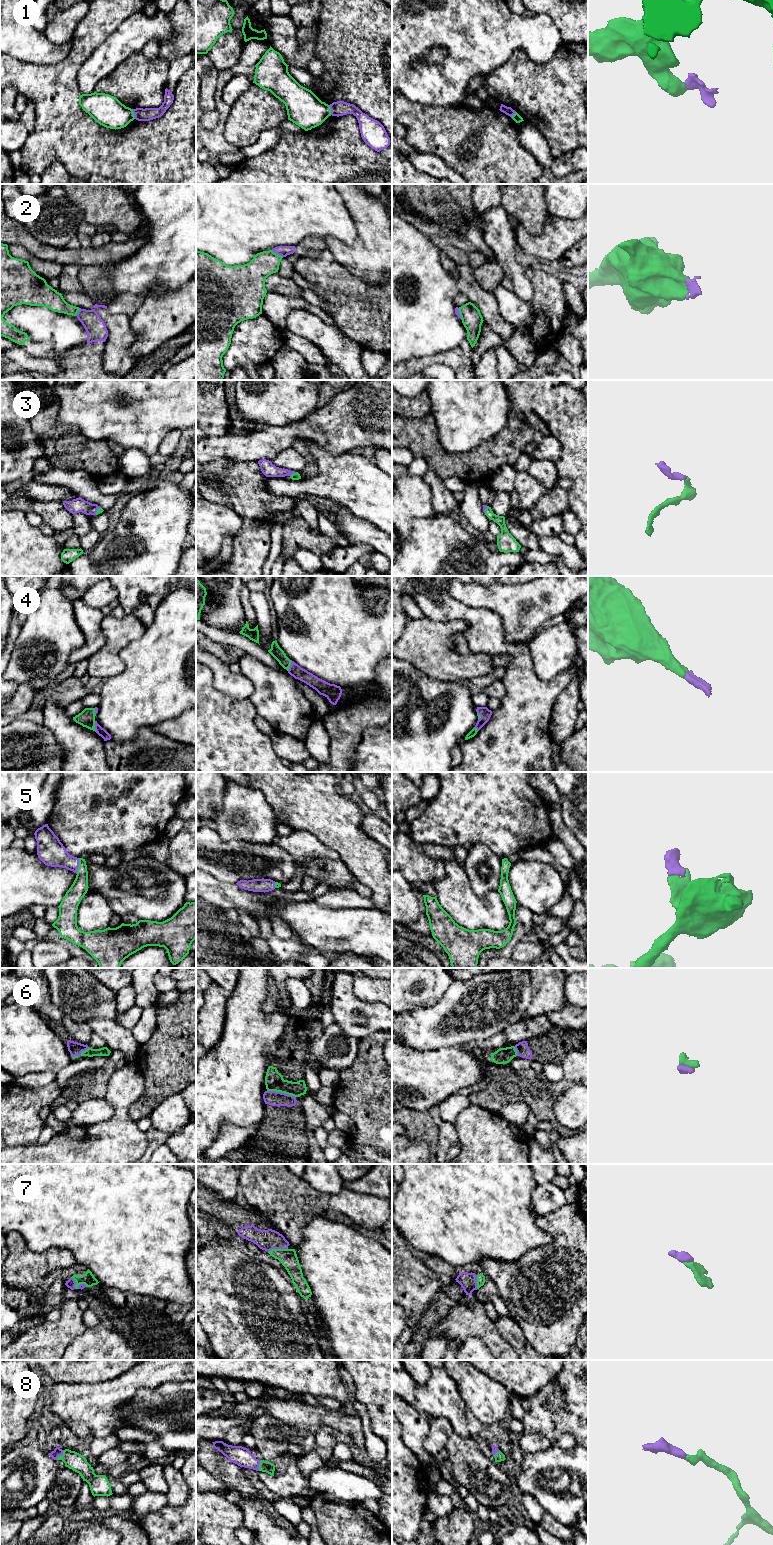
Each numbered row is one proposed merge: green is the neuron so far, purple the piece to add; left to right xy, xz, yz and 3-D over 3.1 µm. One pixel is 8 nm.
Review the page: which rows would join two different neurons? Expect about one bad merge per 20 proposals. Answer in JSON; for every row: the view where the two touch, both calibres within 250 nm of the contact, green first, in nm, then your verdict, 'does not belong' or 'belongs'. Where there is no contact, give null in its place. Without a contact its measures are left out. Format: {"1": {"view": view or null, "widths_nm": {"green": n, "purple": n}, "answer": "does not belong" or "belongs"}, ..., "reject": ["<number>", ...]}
{"1": {"view": "xy", "widths_nm": {"green": 240, "purple": 110}, "answer": "does not belong"}, "2": {"view": "xz", "widths_nm": {"green": 200, "purple": 90}, "answer": "belongs"}, "3": {"view": "xz", "widths_nm": {"green": 60, "purple": 110}, "answer": "belongs"}, "4": {"view": "xy", "widths_nm": {"green": 140, "purple": 70}, "answer": "belongs"}, "5": {"view": "xy", "widths_nm": {"green": 140, "purple": 220}, "answer": "belongs"}, "6": {"view": "xz", "widths_nm": {"green": 150, "purple": 120}, "answer": "belongs"}, "7": {"view": "xy", "widths_nm": {"green": 100, "purple": 70}, "answer": "belongs"}, "8": {"view": "xy", "widths_nm": {"green": 140, "purple": 70}, "answer": "belongs"}, "reject": ["1"]}

